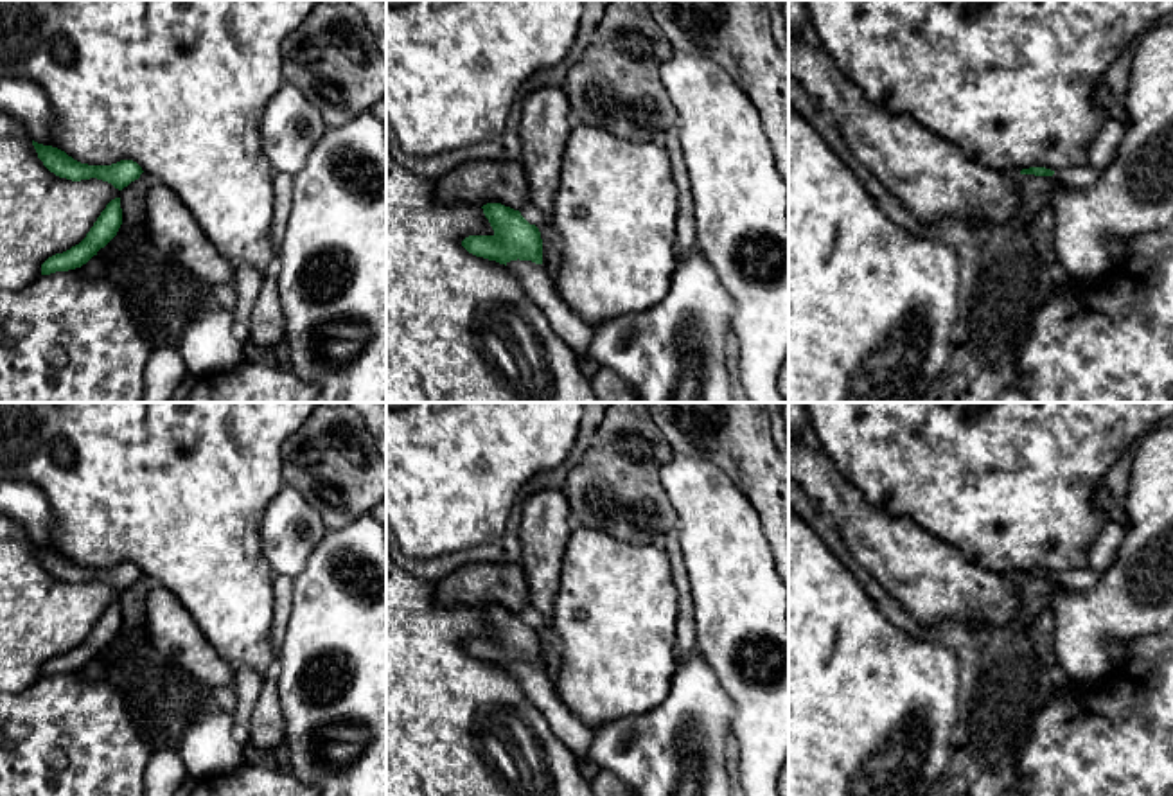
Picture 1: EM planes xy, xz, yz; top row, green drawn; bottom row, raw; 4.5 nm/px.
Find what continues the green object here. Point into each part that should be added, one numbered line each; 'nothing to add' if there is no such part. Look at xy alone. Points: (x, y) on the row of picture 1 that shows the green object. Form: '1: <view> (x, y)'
nothing to add

